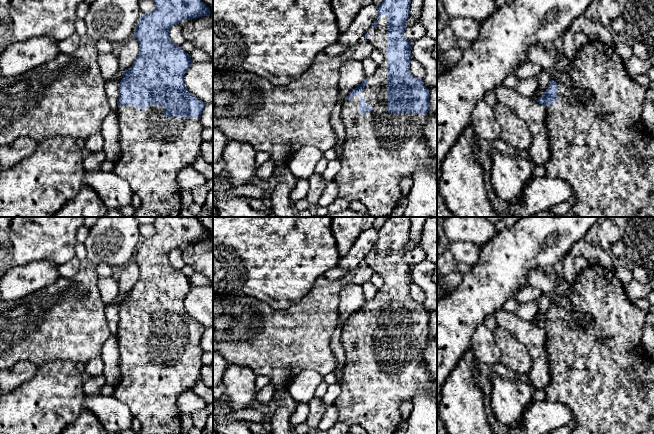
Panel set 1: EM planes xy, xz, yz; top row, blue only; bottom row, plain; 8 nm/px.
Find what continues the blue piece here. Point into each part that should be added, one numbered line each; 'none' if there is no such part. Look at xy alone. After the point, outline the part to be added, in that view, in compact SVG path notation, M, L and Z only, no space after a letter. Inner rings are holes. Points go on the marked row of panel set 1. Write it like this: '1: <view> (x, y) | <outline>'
1: xy (153, 148) | M117 105L118 121L119 121L119 141L120 141L120 157L114 163L112 172L124 178L131 186L135 195L141 198L141 205L136 208L133 217L180 217L181 215L181 188L177 182L179 172L189 166L192 166L199 157L201 157L202 131L204 129L201 123L201 117L165 117L163 105L149 105L145 109L137 109L135 105Z

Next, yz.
1: yz (609, 162) | M600 40L589 41L580 49L577 49L572 65L563 73L567 73L574 85L586 92L586 97L581 99L571 93L563 84L558 84L558 100L553 105L546 105L547 130L550 144L550 158L545 163L546 176L561 179L568 182L576 198L576 203L562 216L558 217L635 217L637 213L648 207L654 208L654 134L650 133L642 123L642 112L647 88L638 84L629 76L625 64L616 52L614 45L608 45Z

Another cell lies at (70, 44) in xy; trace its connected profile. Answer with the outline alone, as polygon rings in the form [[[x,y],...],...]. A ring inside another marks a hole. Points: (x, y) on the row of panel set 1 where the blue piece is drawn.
[[[76,33],[69,36],[68,38],[58,42],[58,49],[60,53],[72,53],[74,52],[81,44],[81,37]]]

